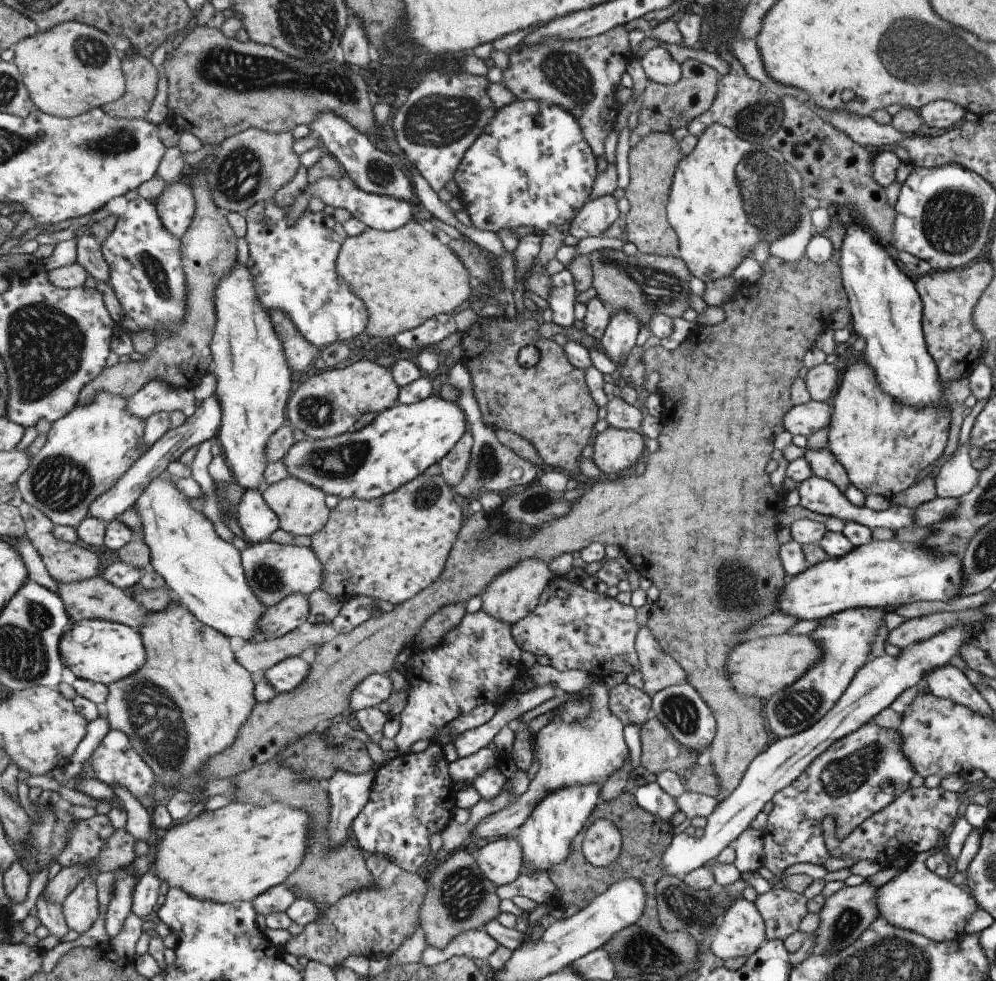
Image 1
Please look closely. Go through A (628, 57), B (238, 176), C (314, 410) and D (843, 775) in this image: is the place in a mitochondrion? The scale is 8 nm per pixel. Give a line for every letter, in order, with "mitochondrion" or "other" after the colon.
A: other
B: mitochondrion
C: mitochondrion
D: mitochondrion

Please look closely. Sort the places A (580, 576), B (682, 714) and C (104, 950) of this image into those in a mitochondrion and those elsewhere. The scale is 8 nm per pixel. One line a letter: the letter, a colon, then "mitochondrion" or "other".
A: other
B: mitochondrion
C: other

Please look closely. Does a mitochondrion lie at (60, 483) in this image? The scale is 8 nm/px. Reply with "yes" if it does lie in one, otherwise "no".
yes

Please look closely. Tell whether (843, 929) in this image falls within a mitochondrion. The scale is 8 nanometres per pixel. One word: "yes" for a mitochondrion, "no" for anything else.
yes

